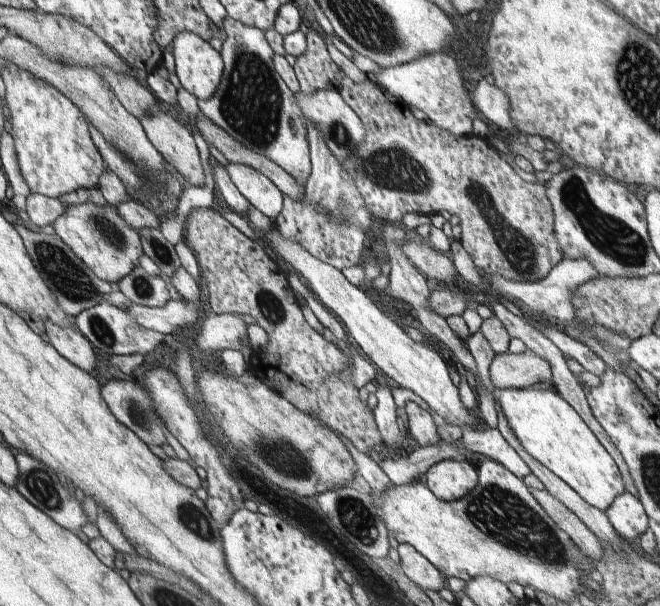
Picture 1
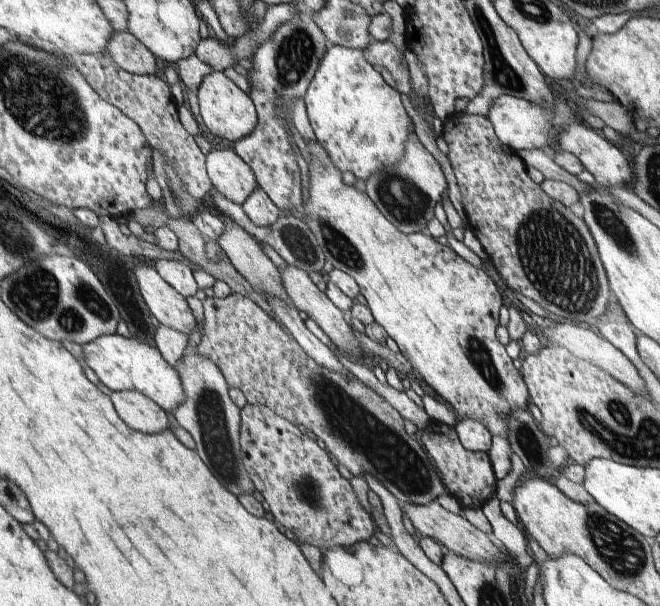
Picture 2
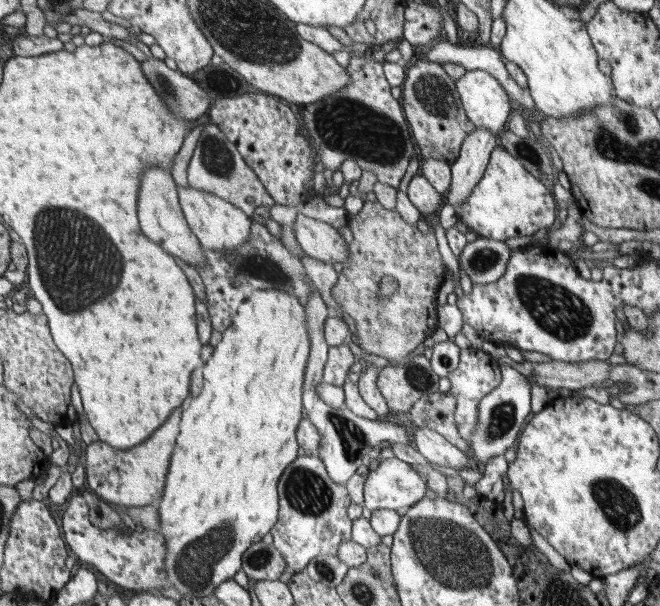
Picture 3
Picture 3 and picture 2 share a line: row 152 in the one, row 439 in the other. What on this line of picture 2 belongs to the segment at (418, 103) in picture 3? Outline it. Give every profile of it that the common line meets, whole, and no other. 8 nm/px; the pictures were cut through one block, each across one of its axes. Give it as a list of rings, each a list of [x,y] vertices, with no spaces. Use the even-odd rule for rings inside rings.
[[[431,420],[429,428],[418,436],[439,468],[439,474],[447,486],[449,494],[456,498],[462,507],[482,508],[485,502],[496,494],[498,478],[495,475],[489,454],[466,450],[454,427]]]

